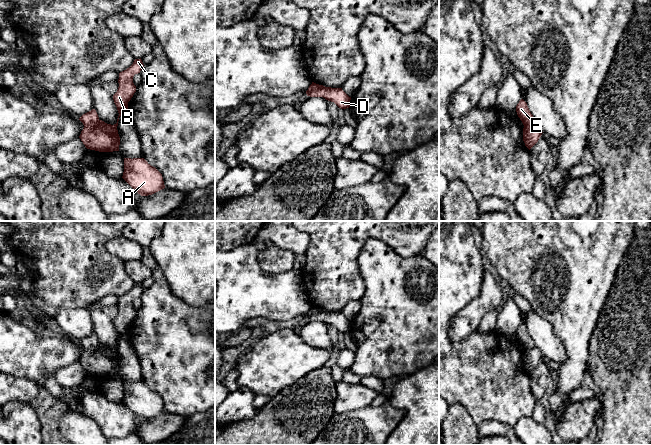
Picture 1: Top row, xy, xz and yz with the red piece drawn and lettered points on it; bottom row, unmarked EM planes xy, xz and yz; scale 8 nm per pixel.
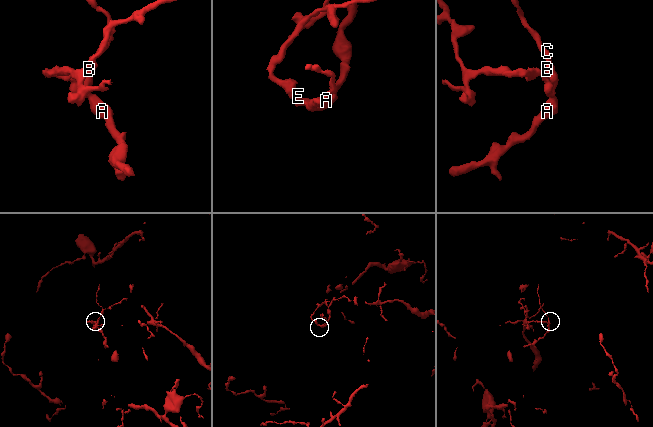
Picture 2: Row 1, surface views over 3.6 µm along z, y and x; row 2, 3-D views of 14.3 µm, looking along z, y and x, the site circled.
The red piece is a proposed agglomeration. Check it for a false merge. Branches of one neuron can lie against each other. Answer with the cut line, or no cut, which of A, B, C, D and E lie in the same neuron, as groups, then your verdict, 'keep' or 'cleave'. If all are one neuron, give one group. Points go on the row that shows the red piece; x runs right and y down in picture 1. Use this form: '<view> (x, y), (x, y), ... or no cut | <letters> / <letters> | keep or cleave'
xy (98, 119), (84, 126) | A B C D / E | cleave

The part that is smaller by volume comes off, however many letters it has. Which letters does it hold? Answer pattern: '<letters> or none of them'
E

